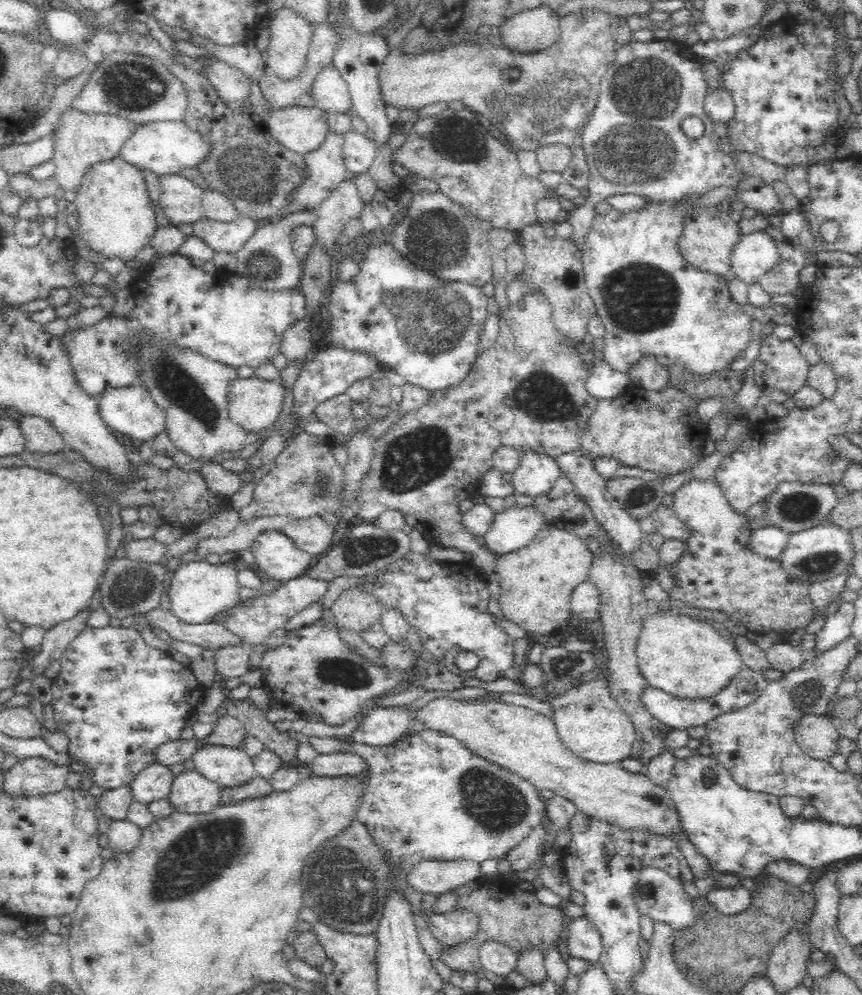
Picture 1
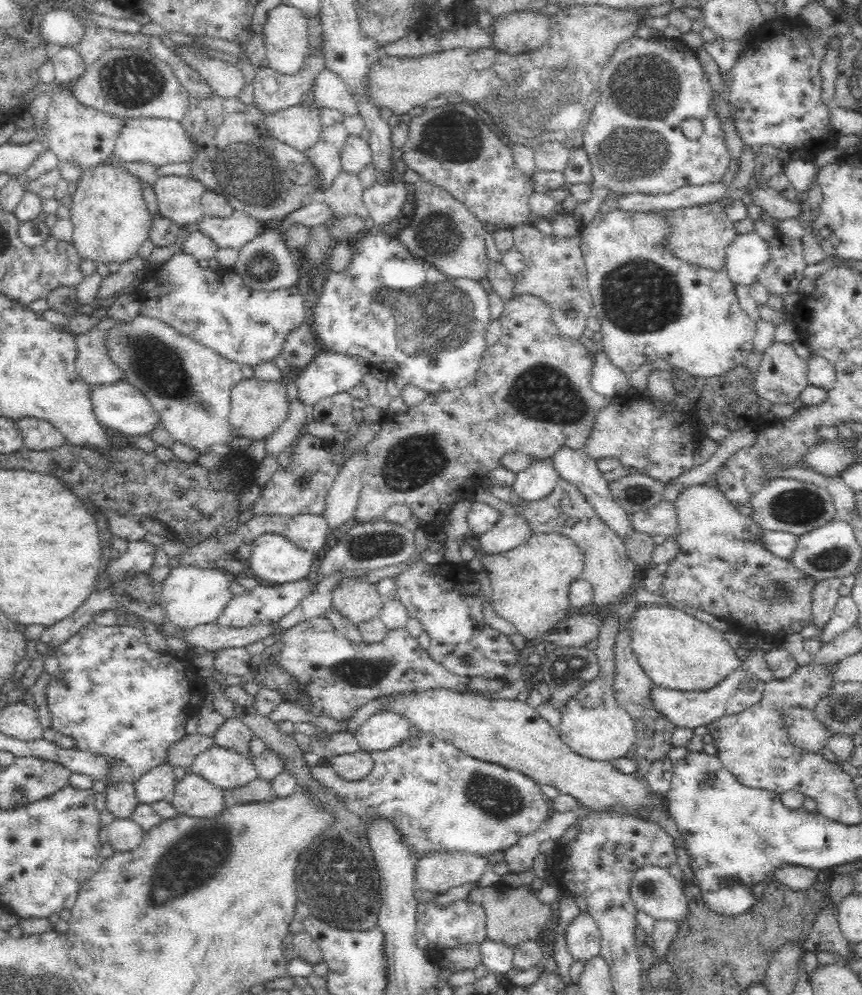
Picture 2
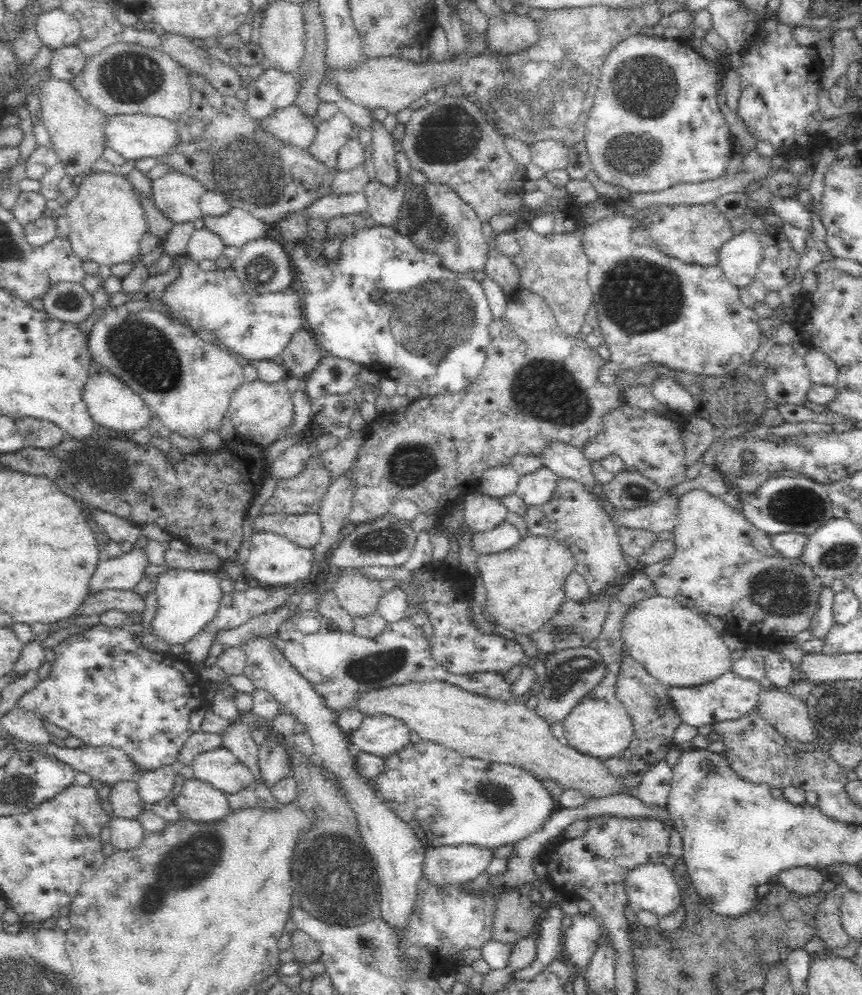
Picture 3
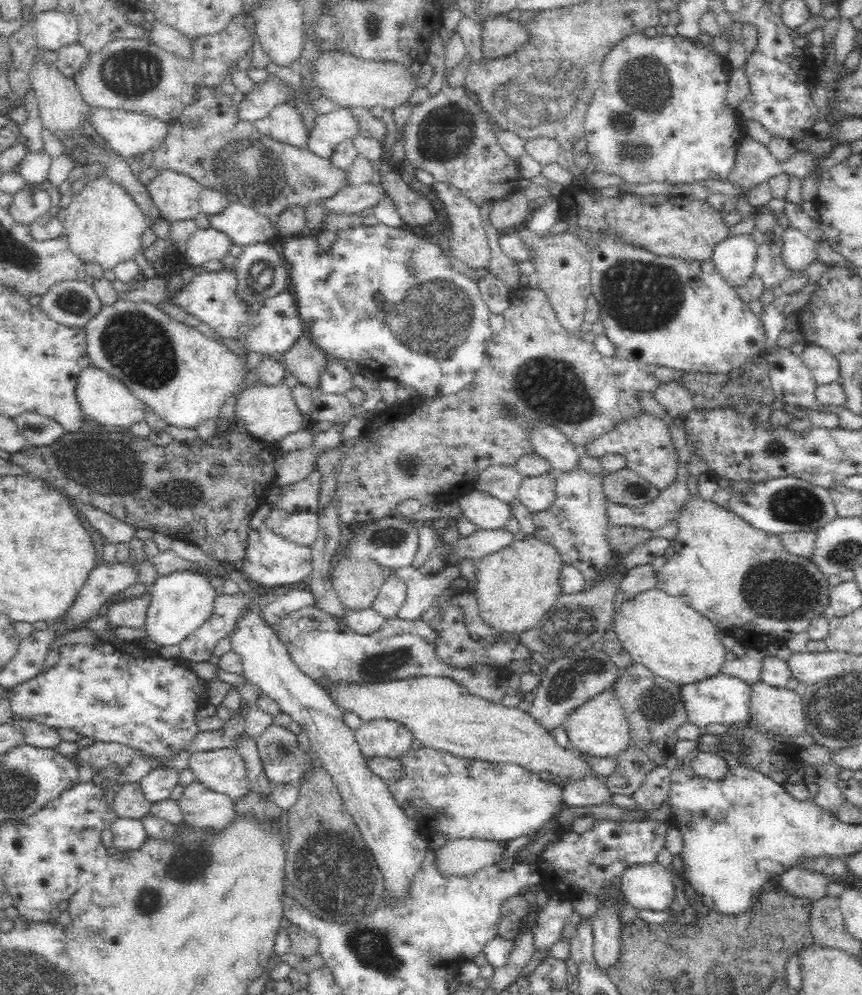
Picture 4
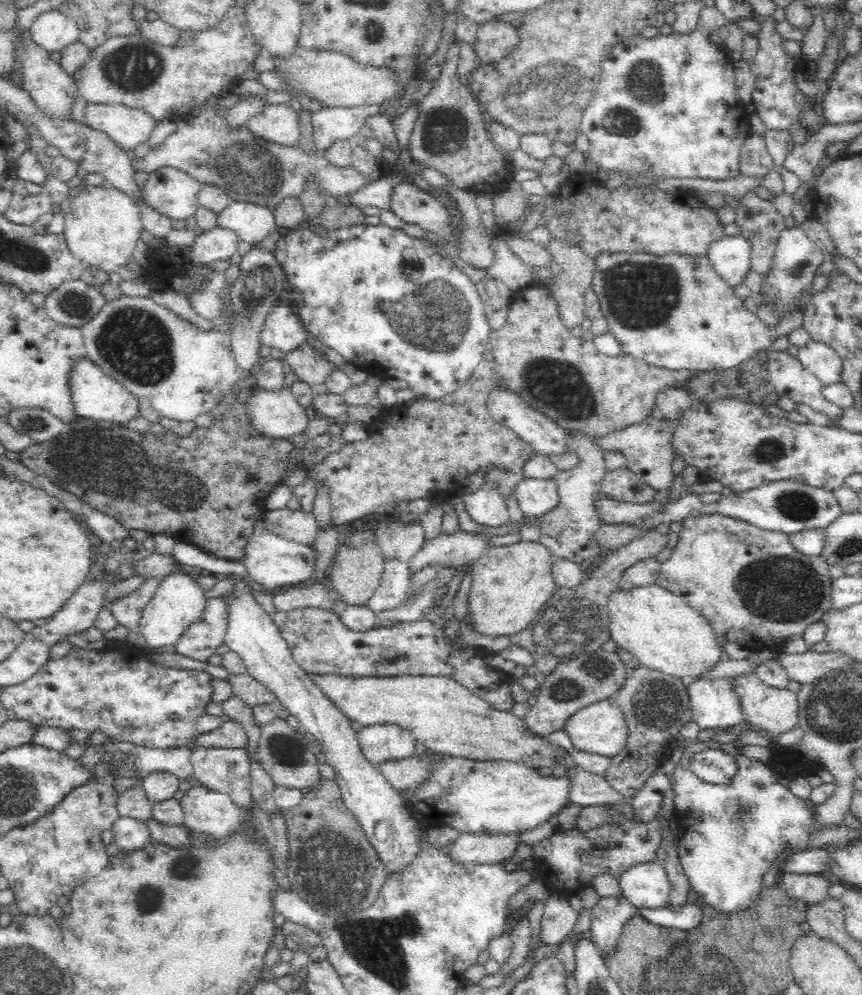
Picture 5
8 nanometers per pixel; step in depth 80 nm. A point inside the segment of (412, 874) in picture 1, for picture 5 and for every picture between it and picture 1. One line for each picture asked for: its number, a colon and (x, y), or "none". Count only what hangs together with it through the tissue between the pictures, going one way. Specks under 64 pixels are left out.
2: (436, 871)
3: (444, 864)
4: (458, 856)
5: (479, 847)

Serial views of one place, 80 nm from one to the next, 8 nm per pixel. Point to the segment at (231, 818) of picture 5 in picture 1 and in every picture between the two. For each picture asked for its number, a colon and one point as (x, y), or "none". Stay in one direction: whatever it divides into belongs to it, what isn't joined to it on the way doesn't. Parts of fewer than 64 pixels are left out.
1: (193, 794)
2: (194, 797)
3: (199, 802)
4: (202, 808)

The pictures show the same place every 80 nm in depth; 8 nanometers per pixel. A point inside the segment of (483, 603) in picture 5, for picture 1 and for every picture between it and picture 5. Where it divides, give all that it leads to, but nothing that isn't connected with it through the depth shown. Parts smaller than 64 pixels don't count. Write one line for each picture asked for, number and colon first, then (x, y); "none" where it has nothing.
1: (535, 583)
2: (529, 583)
3: (524, 585)
4: (514, 585)

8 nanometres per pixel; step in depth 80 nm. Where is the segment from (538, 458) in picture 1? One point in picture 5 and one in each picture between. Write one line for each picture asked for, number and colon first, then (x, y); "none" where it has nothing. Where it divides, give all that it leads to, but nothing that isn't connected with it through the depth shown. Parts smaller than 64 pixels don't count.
2: (535, 483)
3: (536, 489)
4: (537, 493)
5: (536, 498)

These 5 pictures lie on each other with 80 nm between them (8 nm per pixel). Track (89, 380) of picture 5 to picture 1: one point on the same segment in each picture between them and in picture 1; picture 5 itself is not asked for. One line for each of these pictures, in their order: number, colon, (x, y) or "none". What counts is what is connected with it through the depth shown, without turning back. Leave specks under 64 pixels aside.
1: (129, 411)
2: (117, 406)
3: (111, 404)
4: (103, 399)

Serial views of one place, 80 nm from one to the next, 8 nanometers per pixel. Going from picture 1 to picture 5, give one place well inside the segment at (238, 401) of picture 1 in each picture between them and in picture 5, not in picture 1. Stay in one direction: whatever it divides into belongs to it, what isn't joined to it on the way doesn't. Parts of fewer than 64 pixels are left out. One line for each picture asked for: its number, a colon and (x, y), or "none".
2: (257, 408)
3: (261, 412)
4: (270, 413)
5: (279, 414)

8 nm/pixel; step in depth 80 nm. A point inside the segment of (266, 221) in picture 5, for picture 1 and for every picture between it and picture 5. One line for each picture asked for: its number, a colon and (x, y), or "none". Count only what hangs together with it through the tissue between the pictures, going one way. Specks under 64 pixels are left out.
1: (224, 236)
2: (237, 229)
3: (237, 227)
4: (243, 223)

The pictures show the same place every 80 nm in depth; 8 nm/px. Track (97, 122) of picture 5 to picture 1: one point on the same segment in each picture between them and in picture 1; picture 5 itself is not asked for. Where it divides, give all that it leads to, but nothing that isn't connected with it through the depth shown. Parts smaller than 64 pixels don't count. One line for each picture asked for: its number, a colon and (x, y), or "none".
1: (166, 146)
2: (160, 141)
3: (134, 136)
4: (131, 133)

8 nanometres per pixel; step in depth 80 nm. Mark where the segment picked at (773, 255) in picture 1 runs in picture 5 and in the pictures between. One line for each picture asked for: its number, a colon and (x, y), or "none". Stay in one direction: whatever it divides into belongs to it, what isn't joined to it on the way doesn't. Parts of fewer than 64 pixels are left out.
2: (746, 256)
3: (739, 257)
4: (734, 258)
5: (729, 256)

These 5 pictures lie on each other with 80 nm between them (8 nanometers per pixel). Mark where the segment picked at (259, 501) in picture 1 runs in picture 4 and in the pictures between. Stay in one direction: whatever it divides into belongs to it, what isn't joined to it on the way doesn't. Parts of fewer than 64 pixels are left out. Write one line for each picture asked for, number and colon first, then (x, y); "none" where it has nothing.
2: (302, 490)
3: (302, 494)
4: (303, 496)

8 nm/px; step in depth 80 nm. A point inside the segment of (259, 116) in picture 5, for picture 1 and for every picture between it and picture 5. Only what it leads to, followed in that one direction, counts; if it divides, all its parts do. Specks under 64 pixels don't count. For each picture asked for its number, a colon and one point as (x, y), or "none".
1: (301, 129)
2: (299, 126)
3: (289, 124)
4: (283, 123)

